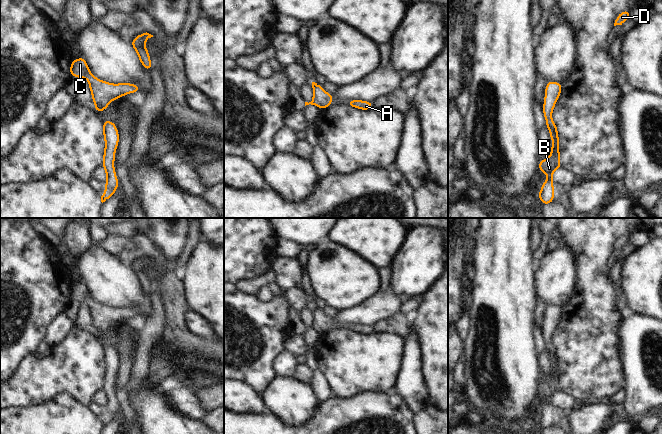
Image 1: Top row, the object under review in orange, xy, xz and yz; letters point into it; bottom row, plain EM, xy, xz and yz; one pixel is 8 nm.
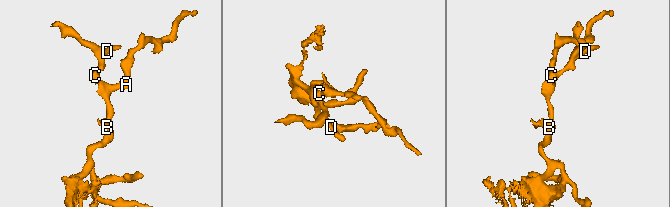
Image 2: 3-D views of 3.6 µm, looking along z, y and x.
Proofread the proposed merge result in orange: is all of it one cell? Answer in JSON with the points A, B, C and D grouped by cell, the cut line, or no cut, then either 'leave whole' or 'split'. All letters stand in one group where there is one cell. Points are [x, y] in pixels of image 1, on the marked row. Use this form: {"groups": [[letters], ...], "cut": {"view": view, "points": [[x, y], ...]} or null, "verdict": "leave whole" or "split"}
{"groups": [["A", "B", "C", "D"]], "cut": null, "verdict": "leave whole"}

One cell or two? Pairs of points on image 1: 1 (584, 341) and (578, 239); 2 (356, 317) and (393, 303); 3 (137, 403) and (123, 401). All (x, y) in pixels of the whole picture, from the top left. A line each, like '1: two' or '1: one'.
1: one
2: one
3: two

